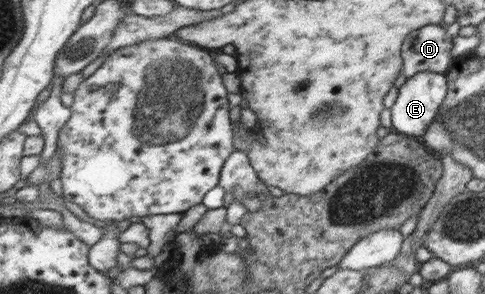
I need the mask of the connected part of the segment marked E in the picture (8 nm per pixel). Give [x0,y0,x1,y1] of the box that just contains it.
[390,72,451,138]

